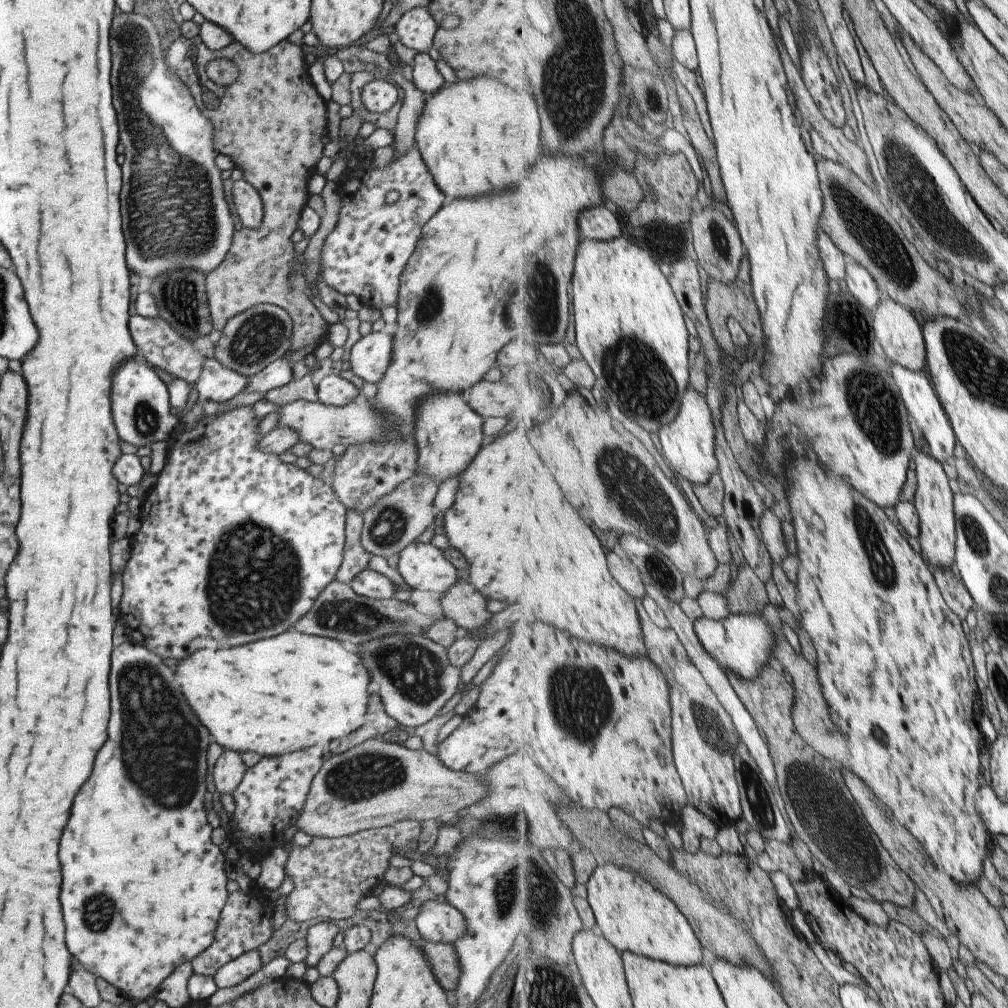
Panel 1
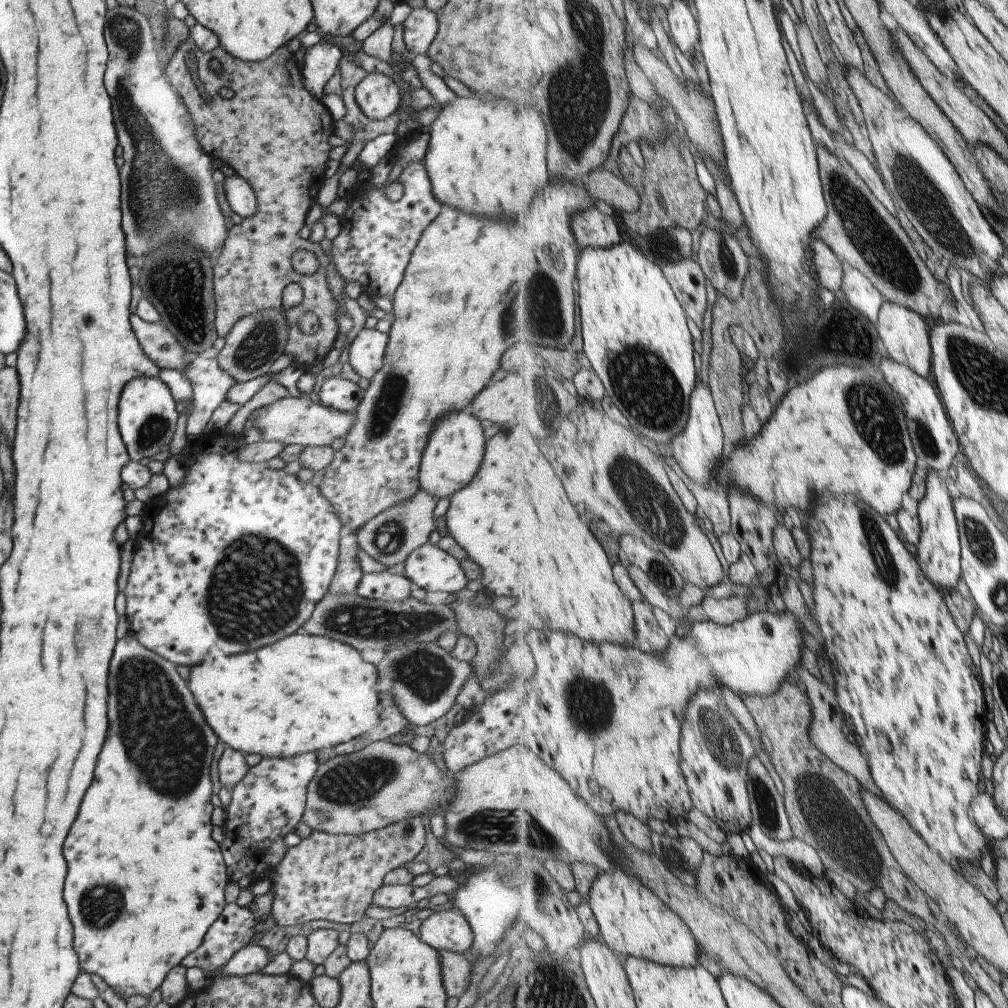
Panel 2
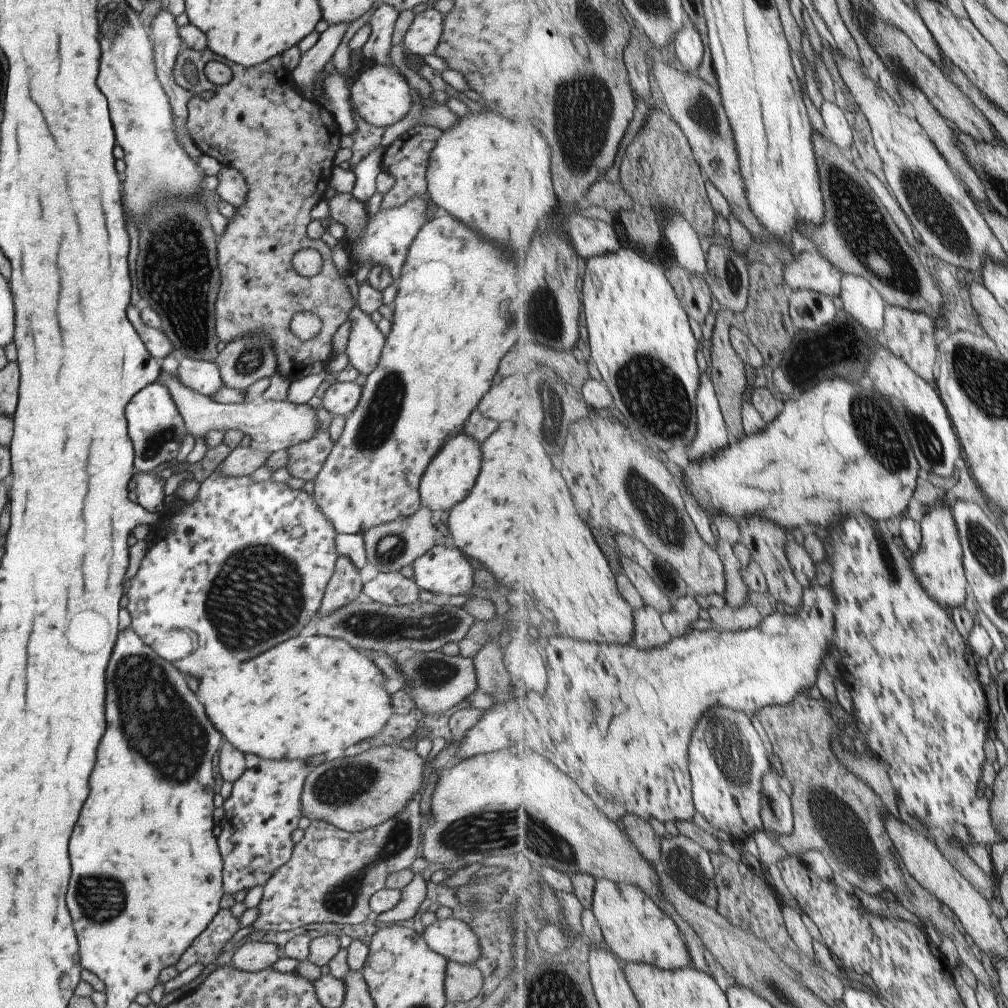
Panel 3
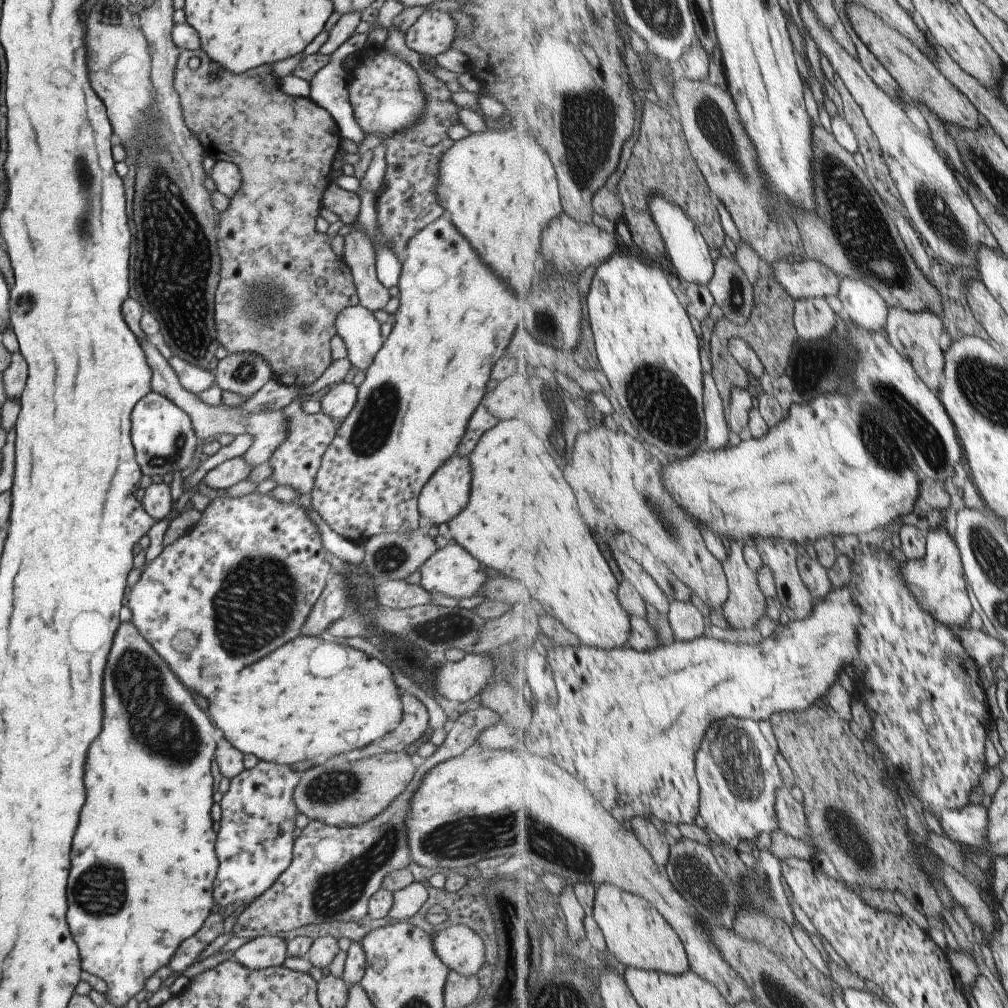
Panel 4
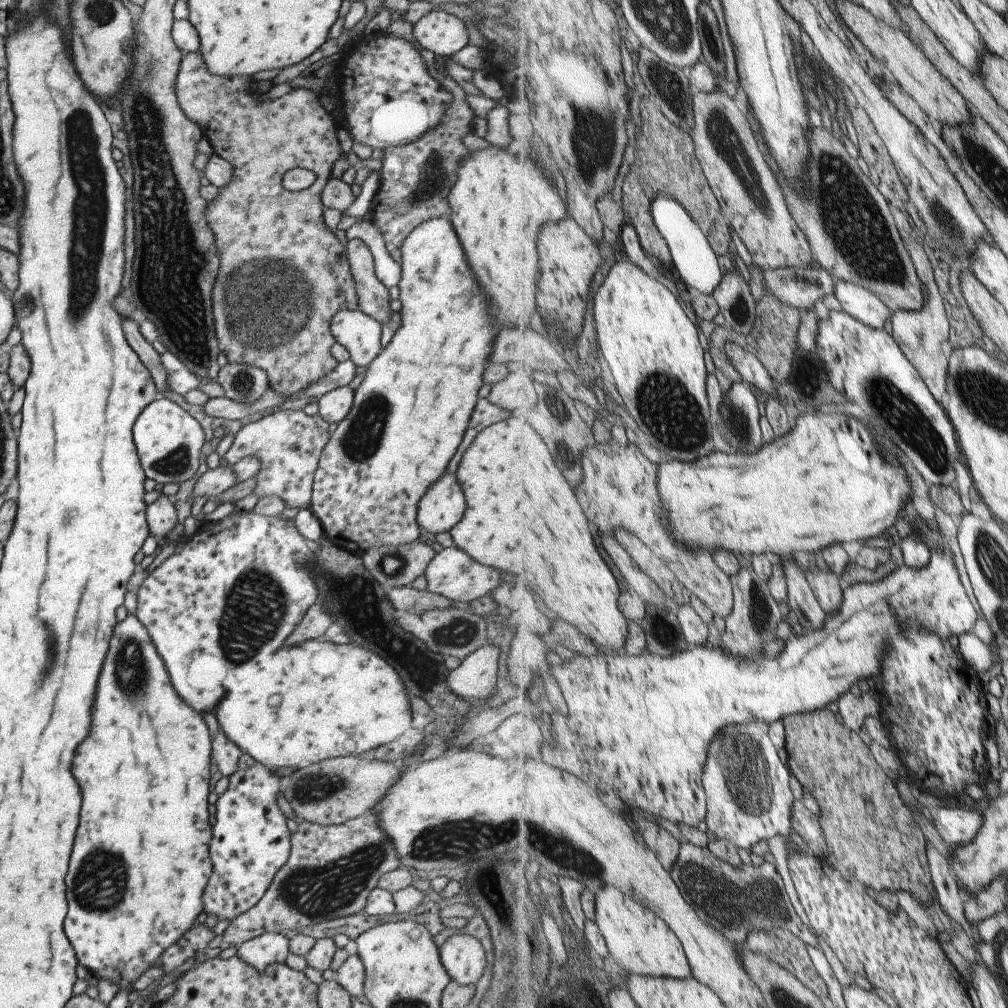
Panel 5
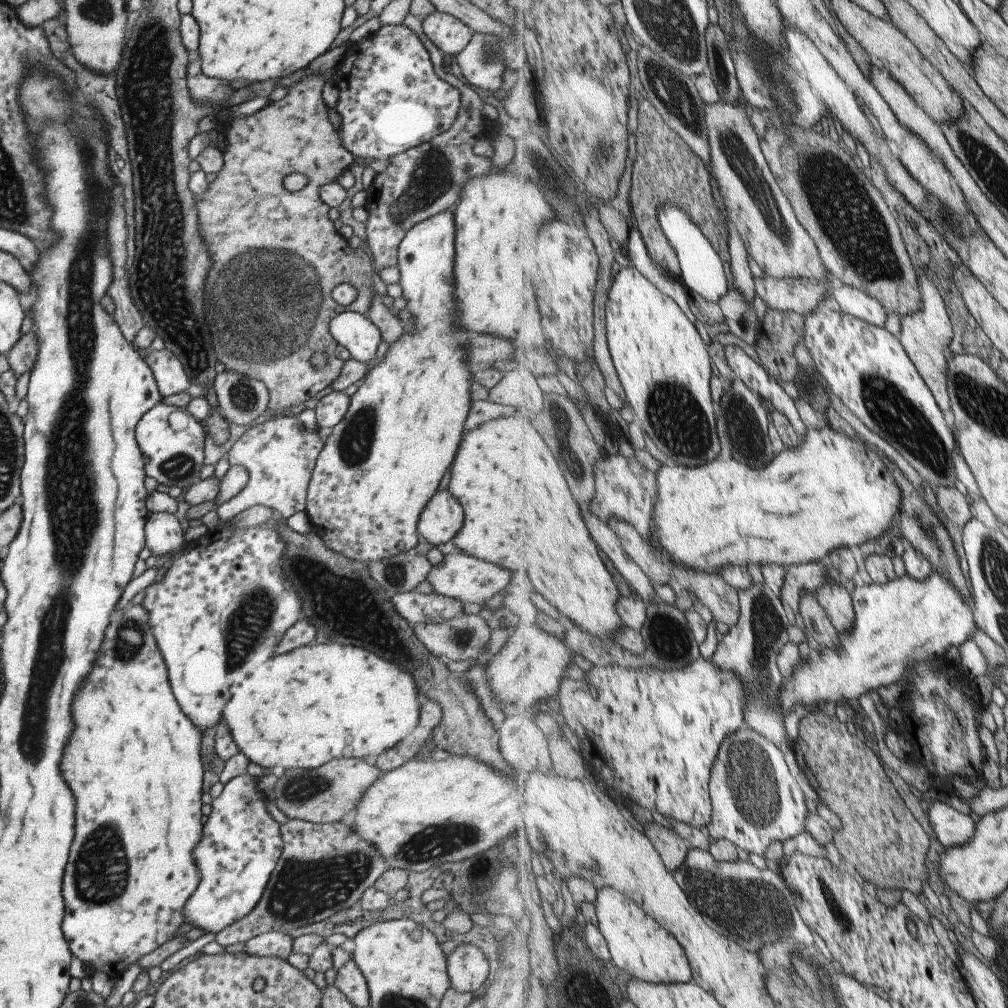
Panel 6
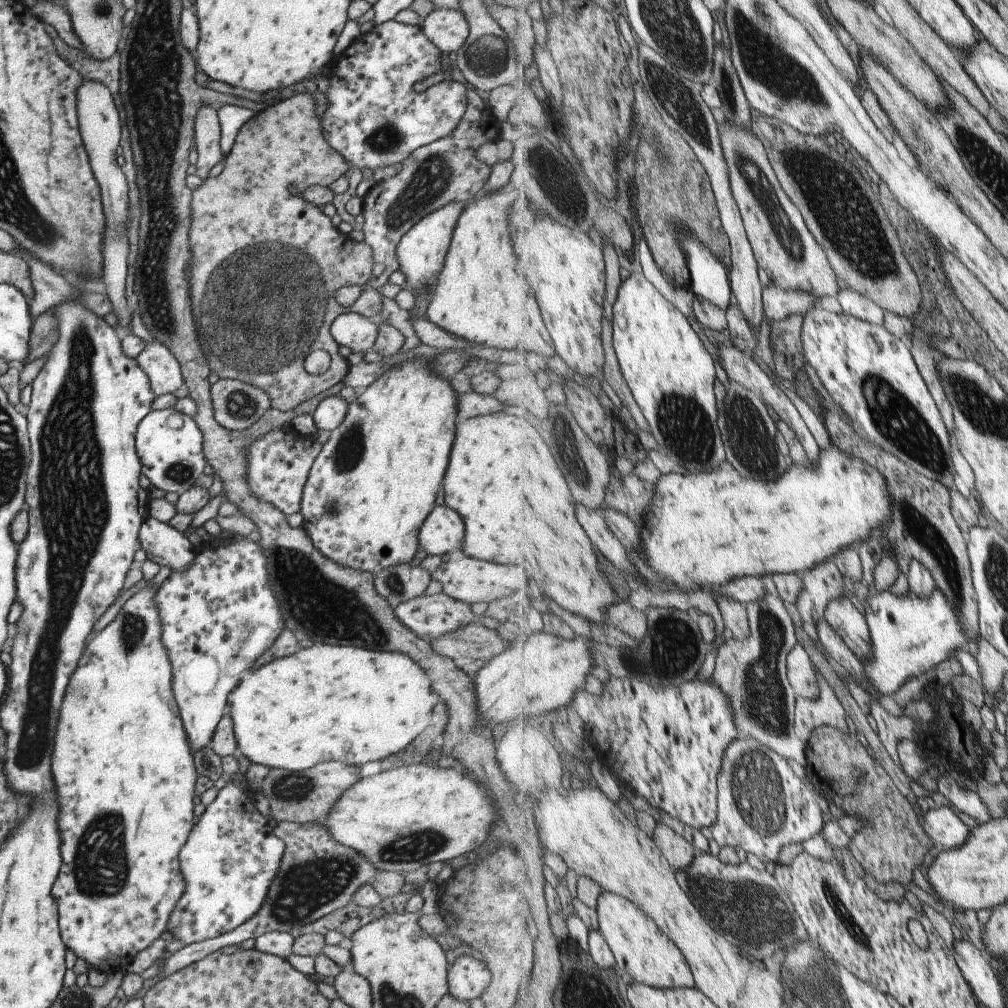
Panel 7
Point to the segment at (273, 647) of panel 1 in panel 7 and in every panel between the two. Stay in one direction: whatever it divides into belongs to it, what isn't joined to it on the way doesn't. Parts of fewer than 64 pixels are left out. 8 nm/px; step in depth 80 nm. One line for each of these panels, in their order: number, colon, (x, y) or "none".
2: (305, 693)
3: (311, 695)
4: (311, 699)
5: (356, 702)
6: (326, 701)
7: (343, 703)

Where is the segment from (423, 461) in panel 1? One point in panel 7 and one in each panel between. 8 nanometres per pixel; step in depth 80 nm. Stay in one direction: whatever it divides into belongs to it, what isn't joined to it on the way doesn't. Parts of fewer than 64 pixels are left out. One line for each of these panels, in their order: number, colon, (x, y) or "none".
2: (451, 457)
3: (449, 475)
4: (442, 497)
5: (441, 507)
6: (440, 521)
7: (441, 532)

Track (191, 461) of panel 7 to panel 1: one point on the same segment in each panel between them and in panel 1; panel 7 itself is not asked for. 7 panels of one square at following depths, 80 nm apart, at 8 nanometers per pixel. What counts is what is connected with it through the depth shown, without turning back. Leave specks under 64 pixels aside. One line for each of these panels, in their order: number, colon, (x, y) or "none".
1: (140, 406)
2: (147, 414)
3: (155, 427)
4: (162, 435)
5: (167, 439)
6: (171, 441)

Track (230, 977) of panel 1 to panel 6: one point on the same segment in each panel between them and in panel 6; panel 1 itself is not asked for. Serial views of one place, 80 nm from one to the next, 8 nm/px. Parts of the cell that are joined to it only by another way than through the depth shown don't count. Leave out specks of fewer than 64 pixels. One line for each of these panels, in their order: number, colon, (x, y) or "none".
2: (251, 958)
3: (254, 956)
4: (266, 951)
5: (267, 948)
6: (270, 944)

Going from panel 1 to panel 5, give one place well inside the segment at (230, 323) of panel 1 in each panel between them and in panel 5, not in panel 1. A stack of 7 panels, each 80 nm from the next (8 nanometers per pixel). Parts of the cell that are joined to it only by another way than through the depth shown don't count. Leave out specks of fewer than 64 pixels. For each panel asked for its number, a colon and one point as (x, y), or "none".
2: (254, 342)
3: (242, 361)
4: (242, 373)
5: (241, 383)

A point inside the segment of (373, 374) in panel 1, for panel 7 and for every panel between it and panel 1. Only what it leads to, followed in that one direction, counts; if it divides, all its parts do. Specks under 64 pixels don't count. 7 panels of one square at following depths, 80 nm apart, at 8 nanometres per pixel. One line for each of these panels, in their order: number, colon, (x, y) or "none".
2: (365, 353)
3: (364, 343)
4: (358, 329)
5: (358, 333)
6: (355, 332)
7: (357, 332)

